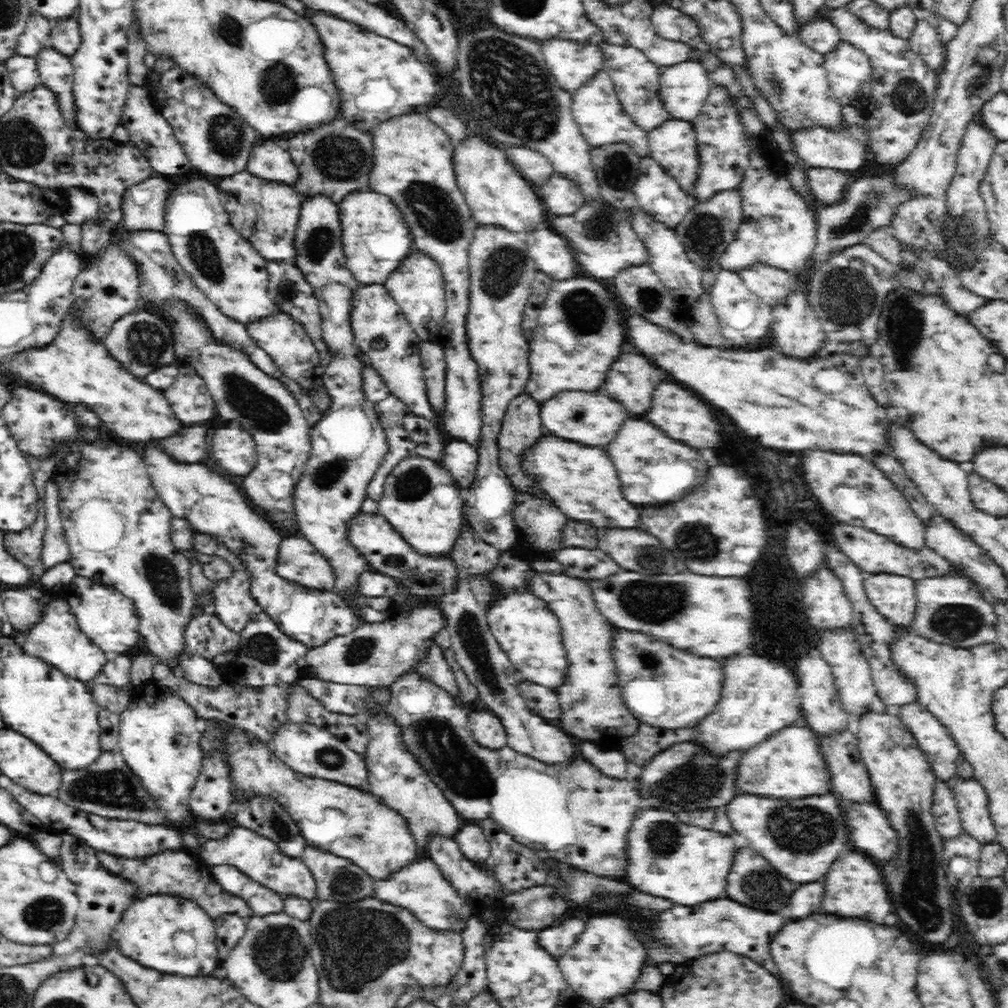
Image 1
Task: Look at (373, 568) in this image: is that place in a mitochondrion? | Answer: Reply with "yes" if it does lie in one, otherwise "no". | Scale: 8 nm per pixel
no

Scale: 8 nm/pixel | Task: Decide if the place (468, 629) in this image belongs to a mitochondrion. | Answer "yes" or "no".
yes

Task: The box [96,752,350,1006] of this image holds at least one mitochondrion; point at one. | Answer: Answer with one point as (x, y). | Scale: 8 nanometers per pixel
(280, 952)

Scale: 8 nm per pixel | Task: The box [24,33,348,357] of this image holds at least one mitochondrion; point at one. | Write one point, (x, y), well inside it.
(226, 133)

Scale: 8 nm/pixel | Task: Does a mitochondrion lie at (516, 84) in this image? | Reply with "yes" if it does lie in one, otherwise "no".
yes

